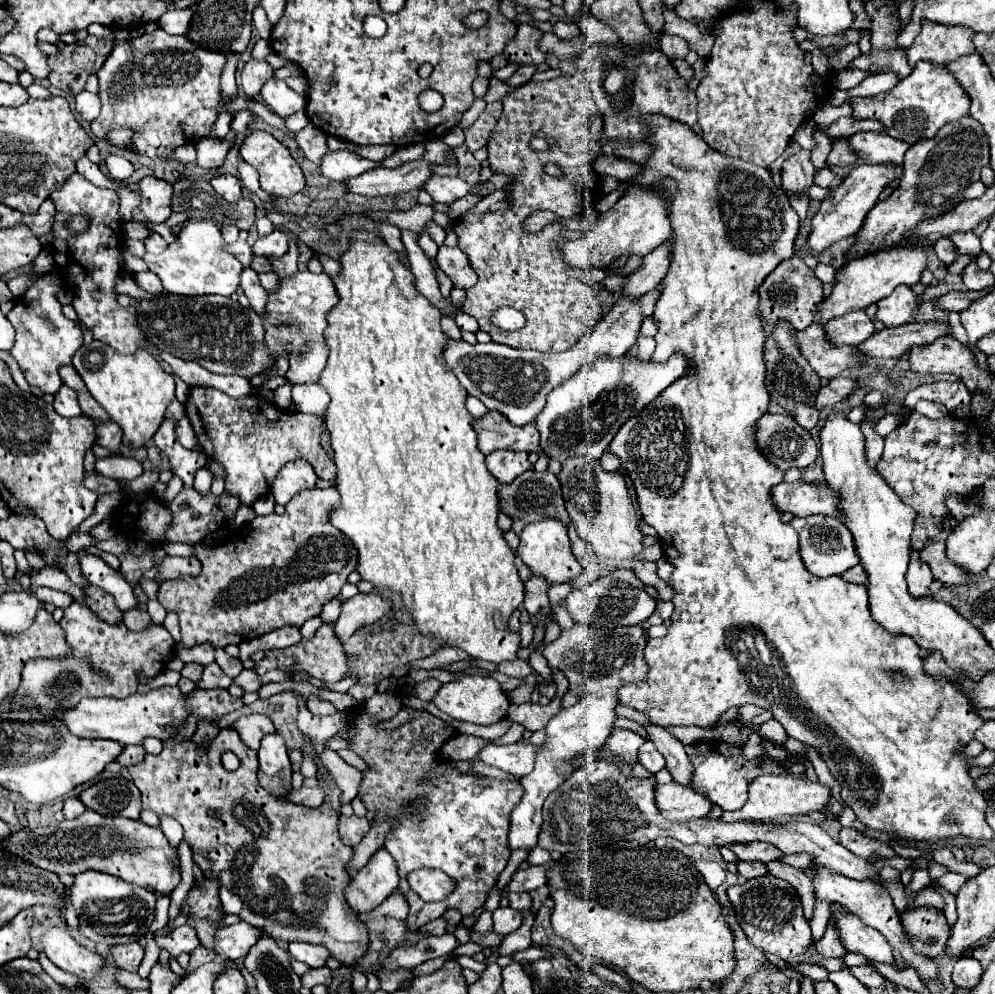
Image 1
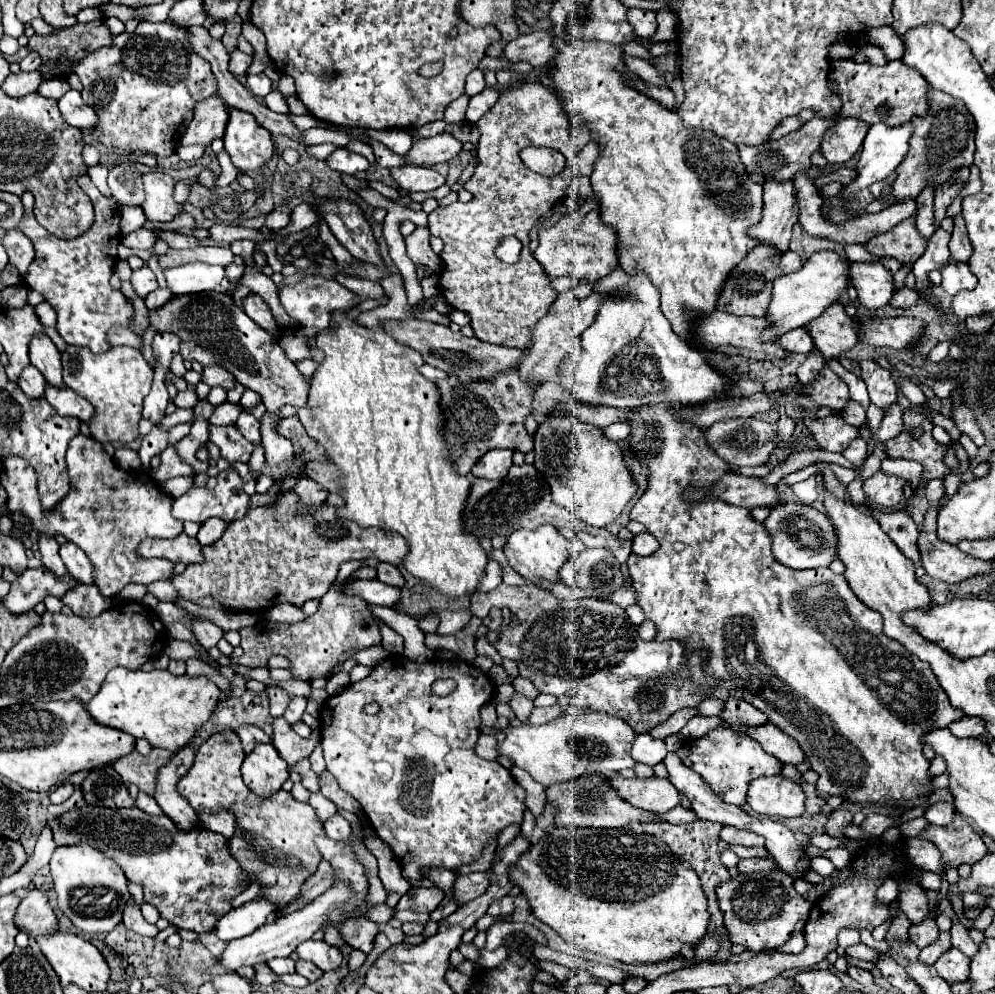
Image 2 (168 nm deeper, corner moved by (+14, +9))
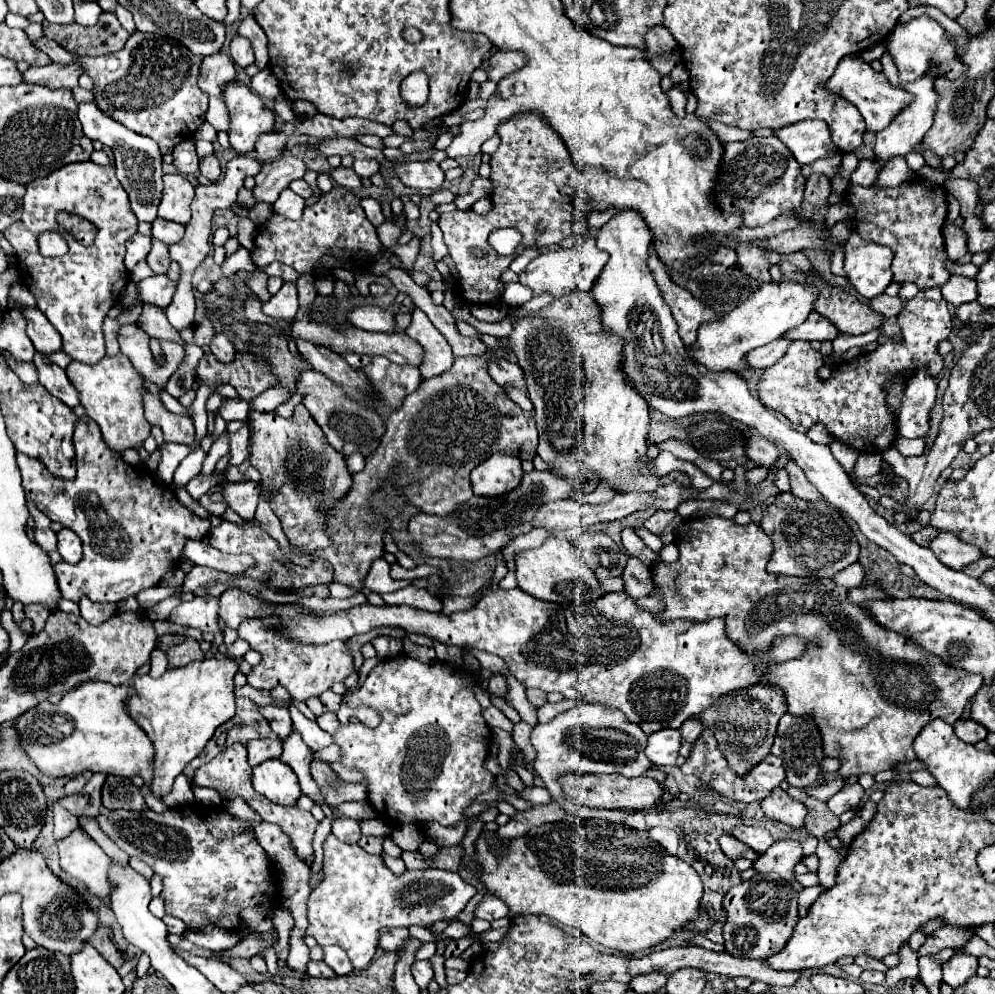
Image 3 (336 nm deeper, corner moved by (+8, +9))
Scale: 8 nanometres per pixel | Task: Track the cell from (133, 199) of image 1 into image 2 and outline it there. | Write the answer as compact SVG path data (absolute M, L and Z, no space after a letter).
M122 207L122 221L120 221L120 229L122 229L122 237L126 237L128 233L142 228L142 223L147 220L140 207Z

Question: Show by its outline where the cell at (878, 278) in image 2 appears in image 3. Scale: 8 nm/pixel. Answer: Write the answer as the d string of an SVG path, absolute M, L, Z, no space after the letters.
M856 233L848 237L844 251L844 271L854 289L866 299L884 293L892 281L892 251L886 245L868 243Z

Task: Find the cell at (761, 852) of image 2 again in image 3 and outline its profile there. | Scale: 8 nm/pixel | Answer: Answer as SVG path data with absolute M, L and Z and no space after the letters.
M722 835L722 837L720 837L720 849L722 849L724 855L728 855L732 861L734 861L734 859L740 859L740 857L754 861L754 859L758 857L750 847L744 847L744 843L732 839L732 835Z

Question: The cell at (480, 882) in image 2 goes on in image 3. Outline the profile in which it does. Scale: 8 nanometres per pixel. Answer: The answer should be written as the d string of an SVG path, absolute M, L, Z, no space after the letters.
M328 835L328 839L324 841L324 881L310 893L310 899L308 899L308 923L310 923L310 925L308 925L308 929L306 929L306 935L314 937L320 947L328 947L328 945L338 945L338 947L342 947L342 949L348 953L352 965L354 965L356 969L364 969L364 967L368 967L368 963L374 959L374 953L378 951L380 931L382 931L384 927L412 927L412 925L430 927L430 925L434 925L436 921L442 921L442 919L444 919L444 921L452 921L452 919L458 917L458 913L466 907L466 903L468 903L474 895L476 895L476 887L470 885L470 883L466 883L458 873L442 871L442 869L424 869L424 871L408 871L408 869L406 869L402 875L394 875L394 873L384 865L382 857L370 855L370 853L366 853L362 847L358 847L358 845L348 845L348 843L338 841L334 835Z

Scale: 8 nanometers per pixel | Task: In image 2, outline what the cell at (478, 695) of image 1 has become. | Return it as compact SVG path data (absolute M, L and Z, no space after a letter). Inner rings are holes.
M385 659L379 665L372 669L372 673L360 681L360 683L352 683L348 685L342 693L328 697L322 707L320 707L320 727L322 727L322 749L324 749L324 759L326 759L326 769L338 779L340 787L350 793L362 807L364 815L370 819L376 835L390 845L392 853L398 859L402 877L408 881L418 881L422 877L428 875L430 869L448 869L448 871L458 871L462 865L470 865L474 861L478 861L482 857L484 847L490 843L492 837L500 835L500 831L508 825L520 825L524 819L524 789L518 785L518 781L510 775L508 769L504 769L500 763L490 763L486 759L480 759L474 753L474 745L478 739L478 725L480 725L480 707L490 701L494 695L494 687L488 681L486 673L480 671L474 665L468 665L464 661L430 661L430 663L414 663L409 659ZM440 677L452 677L456 681L456 691L446 695L446 697L438 697L432 693L432 681L440 679ZM368 703L378 703L380 711L376 715L368 715L364 713L364 705Z

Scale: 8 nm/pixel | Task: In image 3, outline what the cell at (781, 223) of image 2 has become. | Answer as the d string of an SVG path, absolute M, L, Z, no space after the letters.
M744 243L744 245L738 245L736 247L736 253L738 253L738 267L752 279L760 281L760 283L768 283L772 281L770 279L770 273L768 273L768 261L764 259L764 253L768 253L766 249L760 249L760 247L754 247L752 243Z

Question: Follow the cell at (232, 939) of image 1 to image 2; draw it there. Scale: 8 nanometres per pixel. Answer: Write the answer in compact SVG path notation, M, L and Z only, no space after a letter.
M250 901L228 911L222 919L218 919L214 931L218 939L228 943L232 939L240 939L254 933L262 923L268 921L272 913L274 907L270 907L268 901Z

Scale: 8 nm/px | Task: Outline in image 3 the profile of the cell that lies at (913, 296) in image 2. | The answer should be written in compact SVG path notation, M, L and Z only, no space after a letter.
M884 293L884 295L878 295L874 301L868 301L868 307L888 319L888 317L896 317L896 315L902 311L904 303L906 303L904 299L900 299L900 297L890 297L890 295Z

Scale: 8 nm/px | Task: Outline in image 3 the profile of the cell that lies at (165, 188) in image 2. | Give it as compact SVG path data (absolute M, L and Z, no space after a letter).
M164 175L164 195L158 207L158 217L186 225L190 221L190 203L194 187L184 175Z

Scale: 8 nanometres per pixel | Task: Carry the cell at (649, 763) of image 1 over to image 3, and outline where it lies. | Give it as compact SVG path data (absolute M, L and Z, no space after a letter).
M672 729L656 731L656 735L648 737L646 755L654 765L676 765L680 743L682 743L680 731Z

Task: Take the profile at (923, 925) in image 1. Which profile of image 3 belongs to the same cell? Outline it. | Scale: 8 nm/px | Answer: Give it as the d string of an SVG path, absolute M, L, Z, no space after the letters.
M940 927L936 929L932 935L928 935L926 943L918 949L918 957L922 955L932 955L932 953L938 953L946 947L952 947L952 949L960 949L968 943L968 939L974 935L974 931L970 929L960 929L960 927Z

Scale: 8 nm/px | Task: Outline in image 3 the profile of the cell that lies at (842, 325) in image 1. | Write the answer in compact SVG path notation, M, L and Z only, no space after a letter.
M776 339L772 343L766 343L764 347L752 349L746 355L746 367L744 369L766 369L766 367L774 365L776 359L780 359L784 355L788 345L790 345L788 339Z

